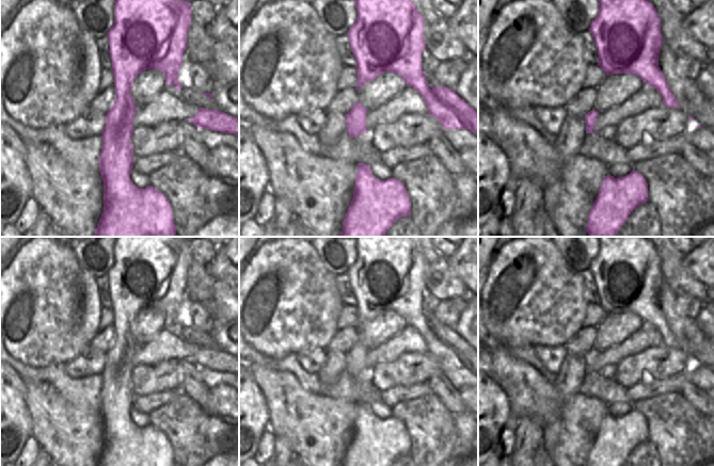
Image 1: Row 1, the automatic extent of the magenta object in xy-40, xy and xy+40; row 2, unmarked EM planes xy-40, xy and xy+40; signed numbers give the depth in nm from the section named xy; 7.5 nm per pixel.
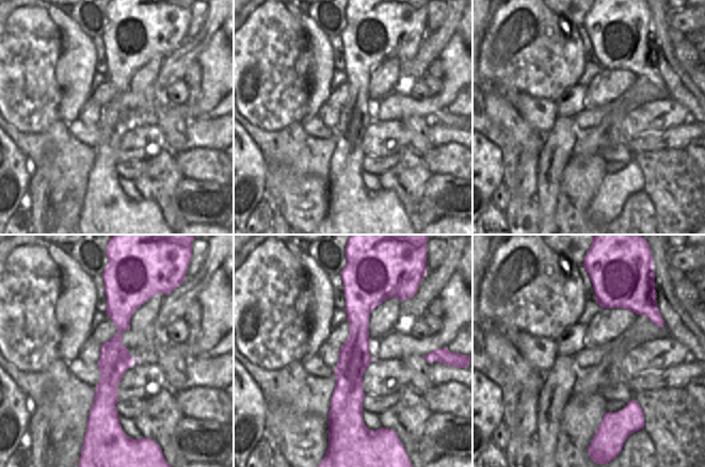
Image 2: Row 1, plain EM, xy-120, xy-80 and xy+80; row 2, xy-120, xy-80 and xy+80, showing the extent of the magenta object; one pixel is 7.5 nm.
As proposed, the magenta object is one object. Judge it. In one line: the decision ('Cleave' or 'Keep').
Keep

